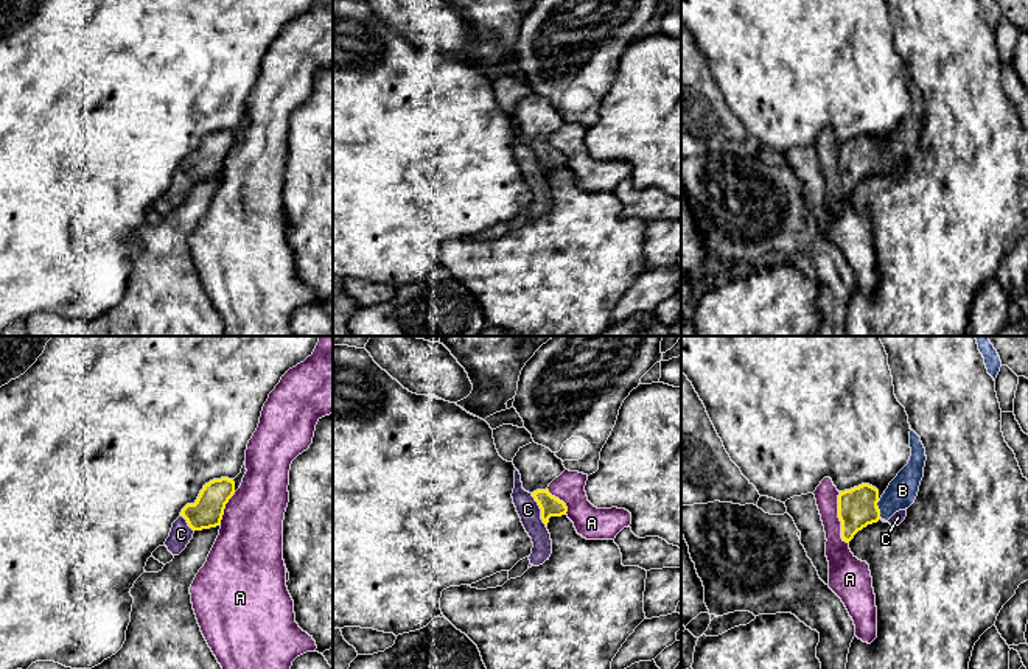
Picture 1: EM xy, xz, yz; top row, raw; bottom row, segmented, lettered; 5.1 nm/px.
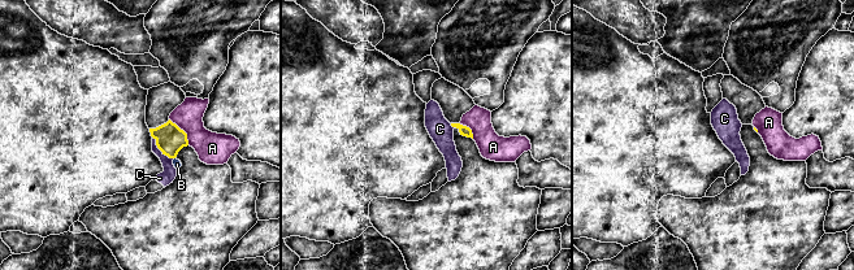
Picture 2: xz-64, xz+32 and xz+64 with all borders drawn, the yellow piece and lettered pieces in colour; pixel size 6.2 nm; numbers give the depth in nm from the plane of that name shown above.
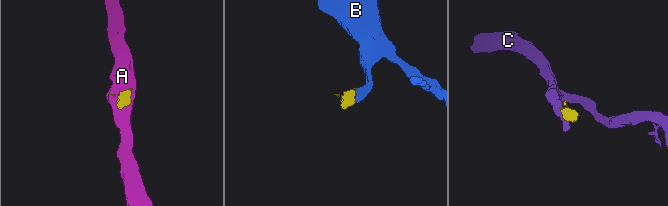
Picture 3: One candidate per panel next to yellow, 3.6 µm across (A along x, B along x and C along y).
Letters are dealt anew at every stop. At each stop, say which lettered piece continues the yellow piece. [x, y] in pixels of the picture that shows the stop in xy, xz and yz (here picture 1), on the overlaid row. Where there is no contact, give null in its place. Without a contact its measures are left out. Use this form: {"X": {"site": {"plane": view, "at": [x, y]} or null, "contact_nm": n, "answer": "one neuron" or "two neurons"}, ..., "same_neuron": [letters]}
{"A": {"site": {"plane": "yz", "at": [839, 517]}, "contact_nm": 280, "answer": "two neurons"}, "B": {"site": {"plane": "yz", "at": [877, 509]}, "contact_nm": 90, "answer": "one neuron"}, "C": {"site": {"plane": "xz", "at": [540, 507]}, "contact_nm": 190, "answer": "two neurons"}, "same_neuron": ["B"]}

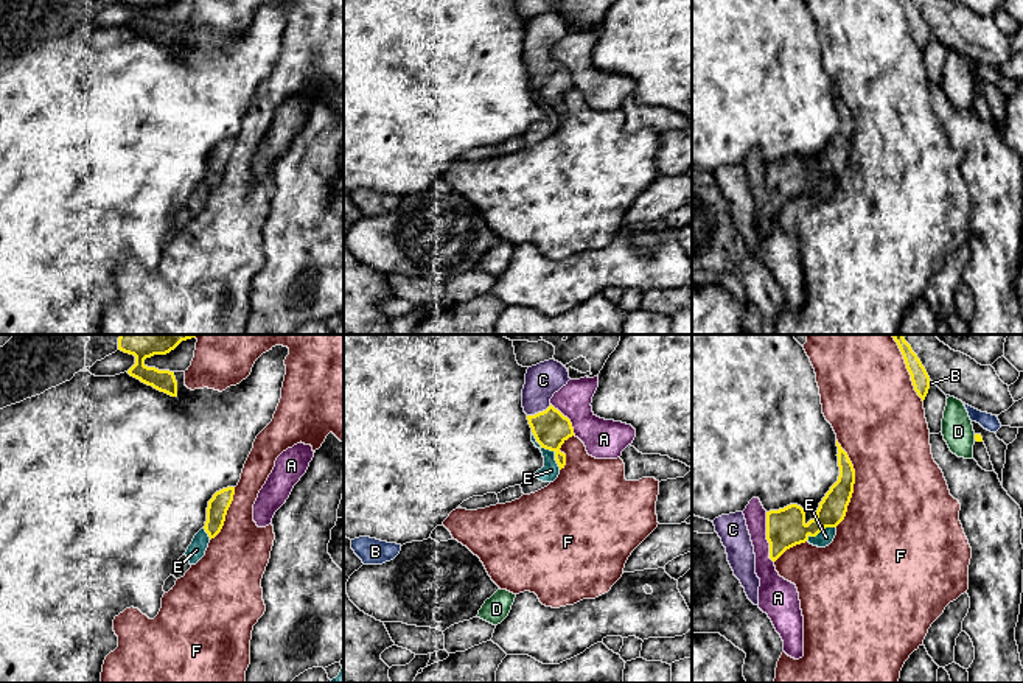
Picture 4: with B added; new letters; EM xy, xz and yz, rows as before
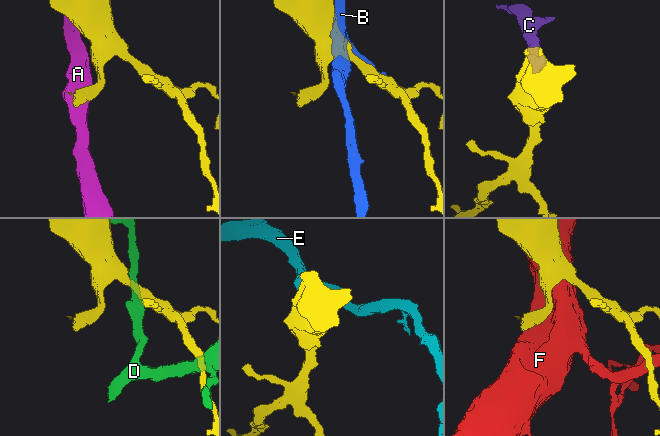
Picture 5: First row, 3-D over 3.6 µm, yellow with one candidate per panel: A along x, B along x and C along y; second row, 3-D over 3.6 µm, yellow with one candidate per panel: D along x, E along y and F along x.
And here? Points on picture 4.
{"A": {"site": {"plane": "yz", "at": [767, 537]}, "contact_nm": 260, "answer": "two neurons"}, "B": {"site": {"plane": "yz", "at": [928, 383]}, "contact_nm": 30, "answer": "two neurons"}, "C": {"site": {"plane": "xz", "at": [538, 413]}, "contact_nm": 140, "answer": "one neuron"}, "D": {"site": {"plane": "yz", "at": [975, 437]}, "contact_nm": 30, "answer": "two neurons"}, "E": {"site": {"plane": "xz", "at": [549, 448]}, "contact_nm": 240, "answer": "two neurons"}, "F": {"site": {"plane": "yz", "at": [854, 483]}, "contact_nm": 460, "answer": "two neurons"}, "same_neuron": ["C"]}

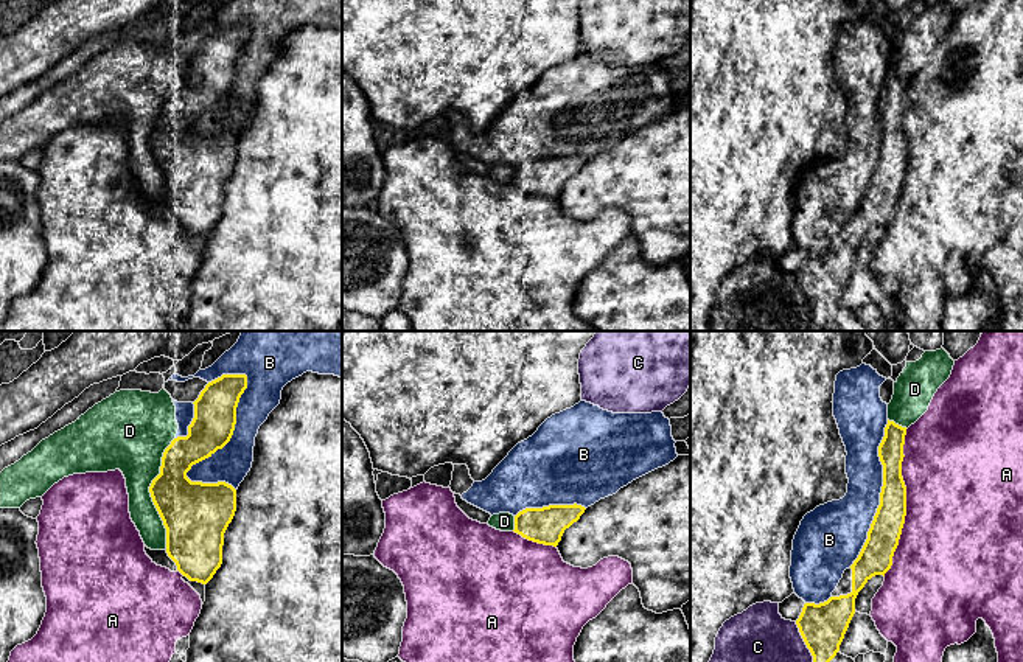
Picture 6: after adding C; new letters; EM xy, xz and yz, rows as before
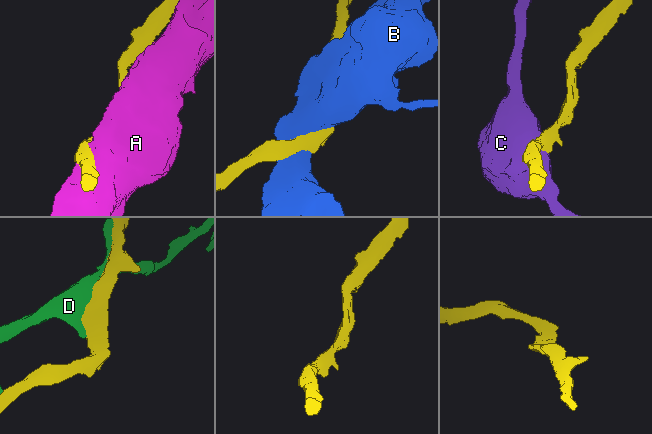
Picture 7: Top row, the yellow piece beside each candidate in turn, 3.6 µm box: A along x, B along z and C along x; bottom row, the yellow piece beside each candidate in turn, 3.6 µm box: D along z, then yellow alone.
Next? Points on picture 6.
{"A": {"site": {"plane": "yz", "at": [905, 502]}, "contact_nm": 750, "answer": "two neurons"}, "B": {"site": {"plane": "xy", "at": [232, 434]}, "contact_nm": 650, "answer": "two neurons"}, "C": {"site": {"plane": "yz", "at": [804, 641]}, "contact_nm": 220, "answer": "two neurons"}, "D": {"site": {"plane": "xy", "at": [150, 491]}, "contact_nm": 600, "answer": "two neurons"}, "same_neuron": []}

